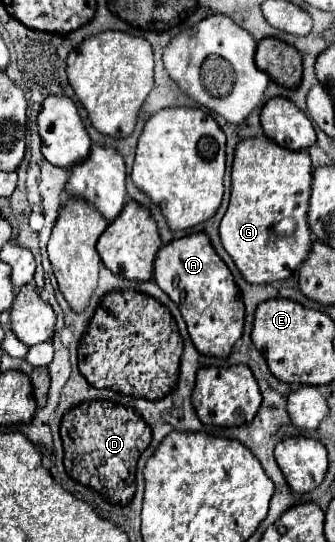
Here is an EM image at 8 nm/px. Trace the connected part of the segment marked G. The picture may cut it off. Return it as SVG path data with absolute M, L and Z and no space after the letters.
M242 139L234 151L232 197L220 223L224 249L232 255L248 283L272 283L290 277L312 247L308 227L308 199L312 163L308 151L286 151L272 139Z

